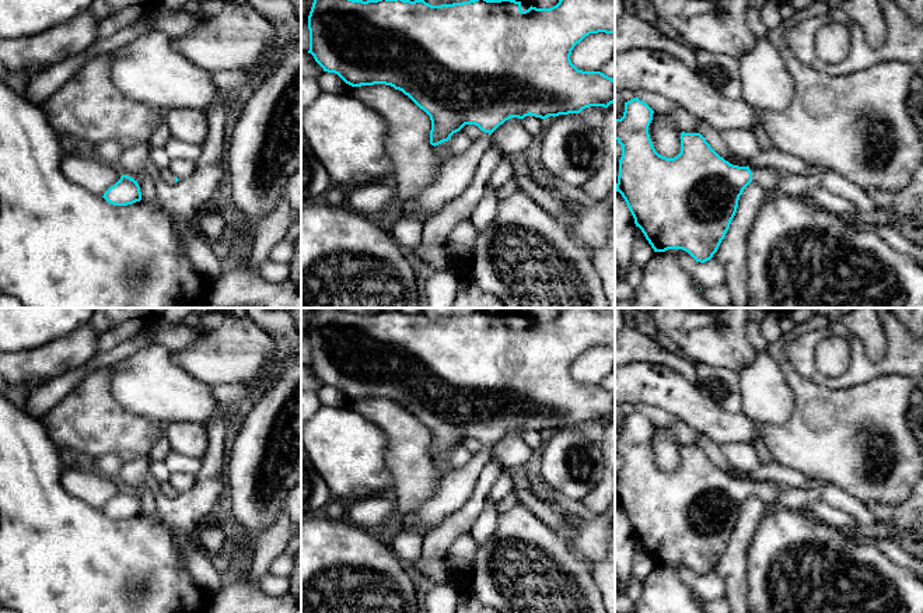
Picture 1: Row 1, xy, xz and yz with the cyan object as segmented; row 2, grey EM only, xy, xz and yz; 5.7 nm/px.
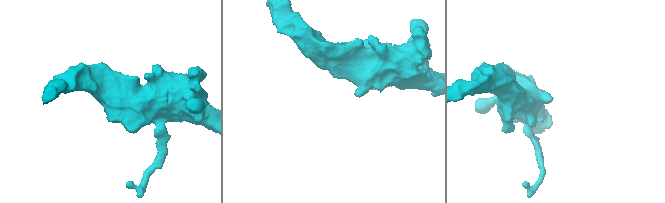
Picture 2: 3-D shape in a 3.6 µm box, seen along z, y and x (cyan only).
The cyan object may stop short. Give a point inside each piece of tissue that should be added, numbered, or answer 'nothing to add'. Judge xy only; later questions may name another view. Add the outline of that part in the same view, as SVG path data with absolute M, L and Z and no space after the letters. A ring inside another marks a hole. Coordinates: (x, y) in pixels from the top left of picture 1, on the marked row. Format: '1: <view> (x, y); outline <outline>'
1: xy (165, 174); outline M169 168L160 169L160 176L167 185L175 185L175 175L171 172Z

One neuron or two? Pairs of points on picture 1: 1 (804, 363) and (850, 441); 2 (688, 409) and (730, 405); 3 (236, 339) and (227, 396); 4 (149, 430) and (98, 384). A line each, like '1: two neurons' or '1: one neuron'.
1: two neurons
2: two neurons
3: two neurons
4: one neuron

